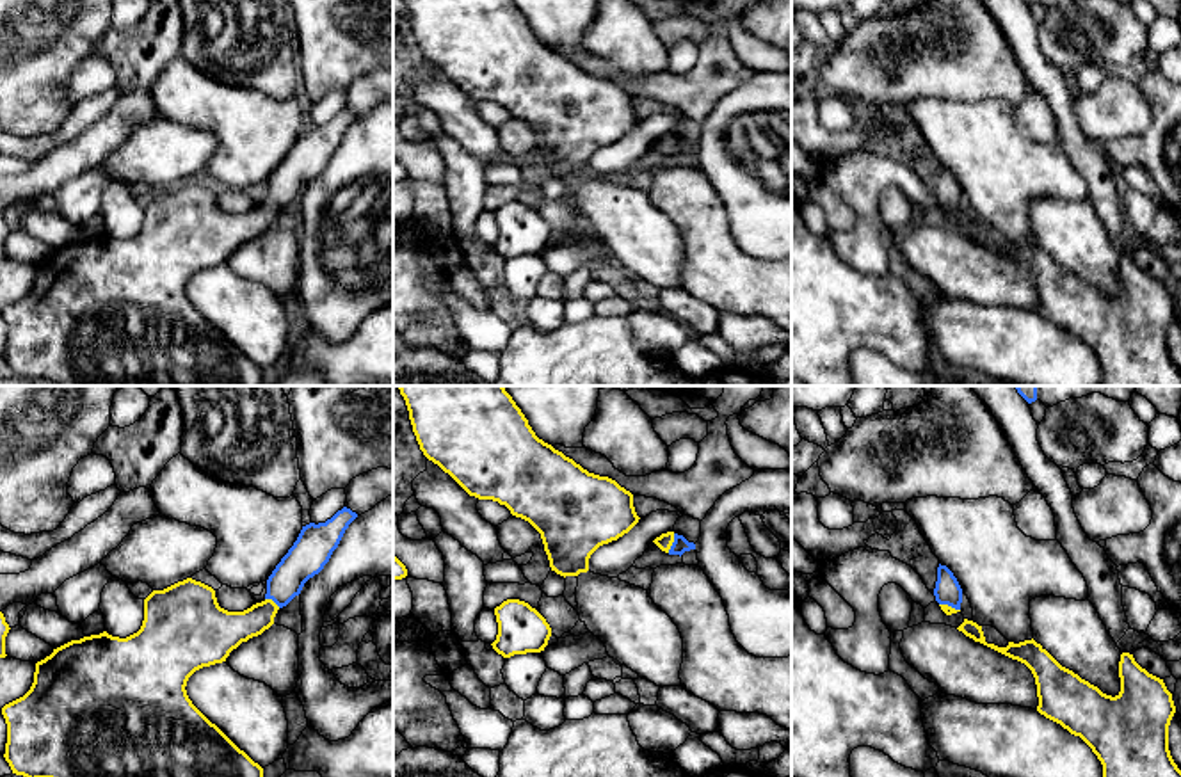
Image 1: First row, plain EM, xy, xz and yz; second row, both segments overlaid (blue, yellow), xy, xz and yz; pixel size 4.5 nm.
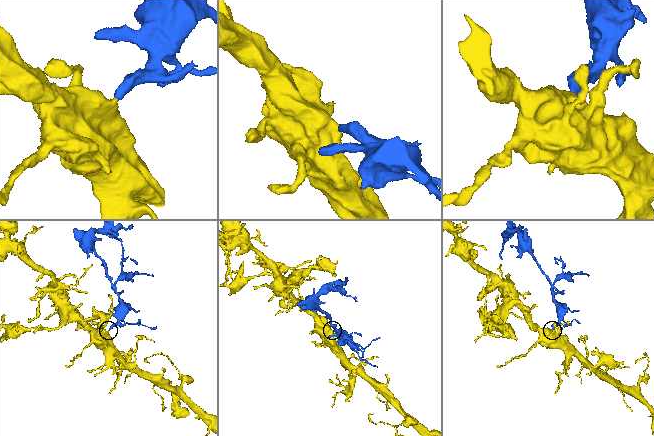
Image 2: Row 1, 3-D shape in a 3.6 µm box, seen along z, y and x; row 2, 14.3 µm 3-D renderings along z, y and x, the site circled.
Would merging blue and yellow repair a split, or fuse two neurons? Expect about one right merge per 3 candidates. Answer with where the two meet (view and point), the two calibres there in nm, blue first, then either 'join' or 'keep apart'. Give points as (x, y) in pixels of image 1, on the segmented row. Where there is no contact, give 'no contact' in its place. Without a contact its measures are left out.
meets blue in xz at (673, 543); 70 nm thick on the blue side, 70 nm on the other; join

